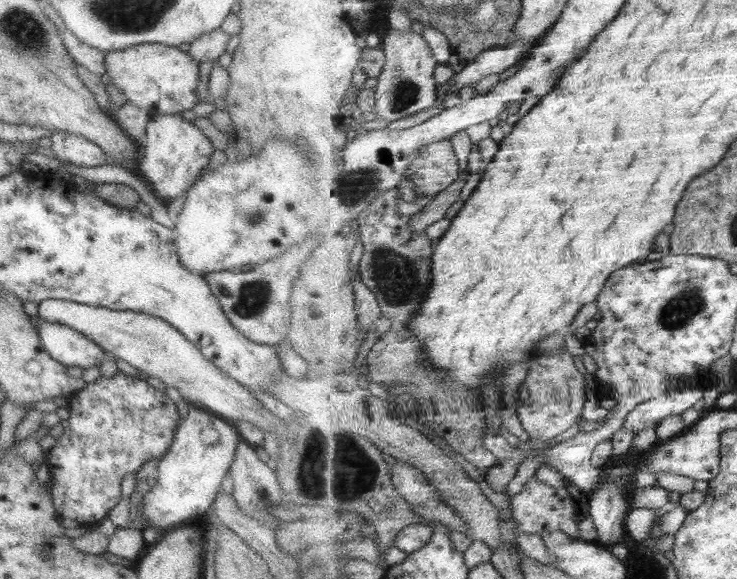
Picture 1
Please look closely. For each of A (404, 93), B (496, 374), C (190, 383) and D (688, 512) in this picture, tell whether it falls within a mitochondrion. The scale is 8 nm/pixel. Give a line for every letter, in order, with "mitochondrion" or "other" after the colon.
A: mitochondrion
B: other
C: mitochondrion
D: other

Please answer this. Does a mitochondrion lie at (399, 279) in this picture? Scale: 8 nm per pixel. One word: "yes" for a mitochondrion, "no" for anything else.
yes

